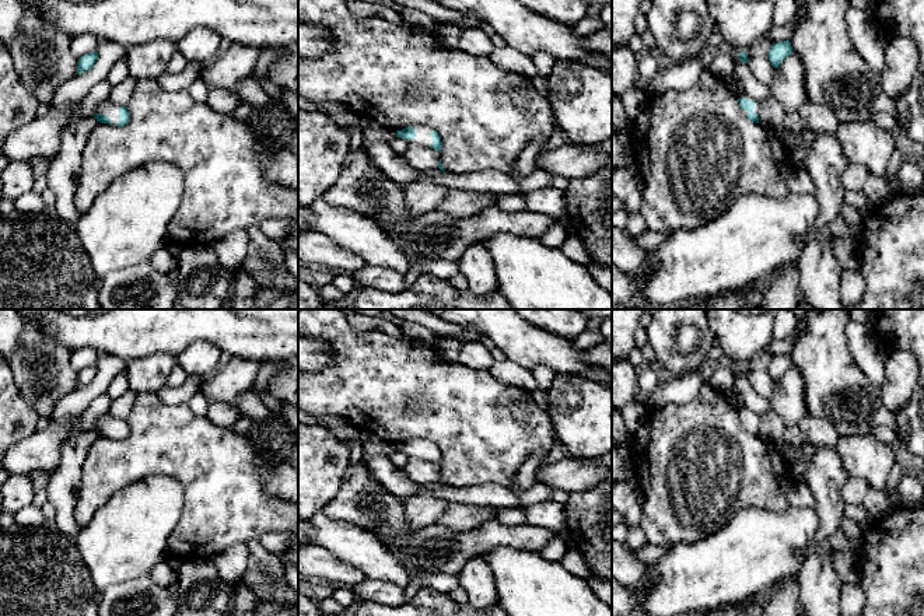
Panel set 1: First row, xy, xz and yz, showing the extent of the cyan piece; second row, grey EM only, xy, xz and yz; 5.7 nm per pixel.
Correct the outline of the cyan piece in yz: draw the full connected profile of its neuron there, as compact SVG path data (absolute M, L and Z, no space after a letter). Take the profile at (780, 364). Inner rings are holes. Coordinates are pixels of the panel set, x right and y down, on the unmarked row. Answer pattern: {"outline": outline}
{"outline": "M783 354L783 356L777 356L777 357L771 358L771 361L767 367L767 371L771 377L771 379L776 382L791 367L792 367L791 356L790 354Z"}

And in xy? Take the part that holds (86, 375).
{"outline": "M90 365L78 372L78 379L77 379L77 388L81 388L84 385L88 385L92 382L95 375L98 374L98 365Z"}

